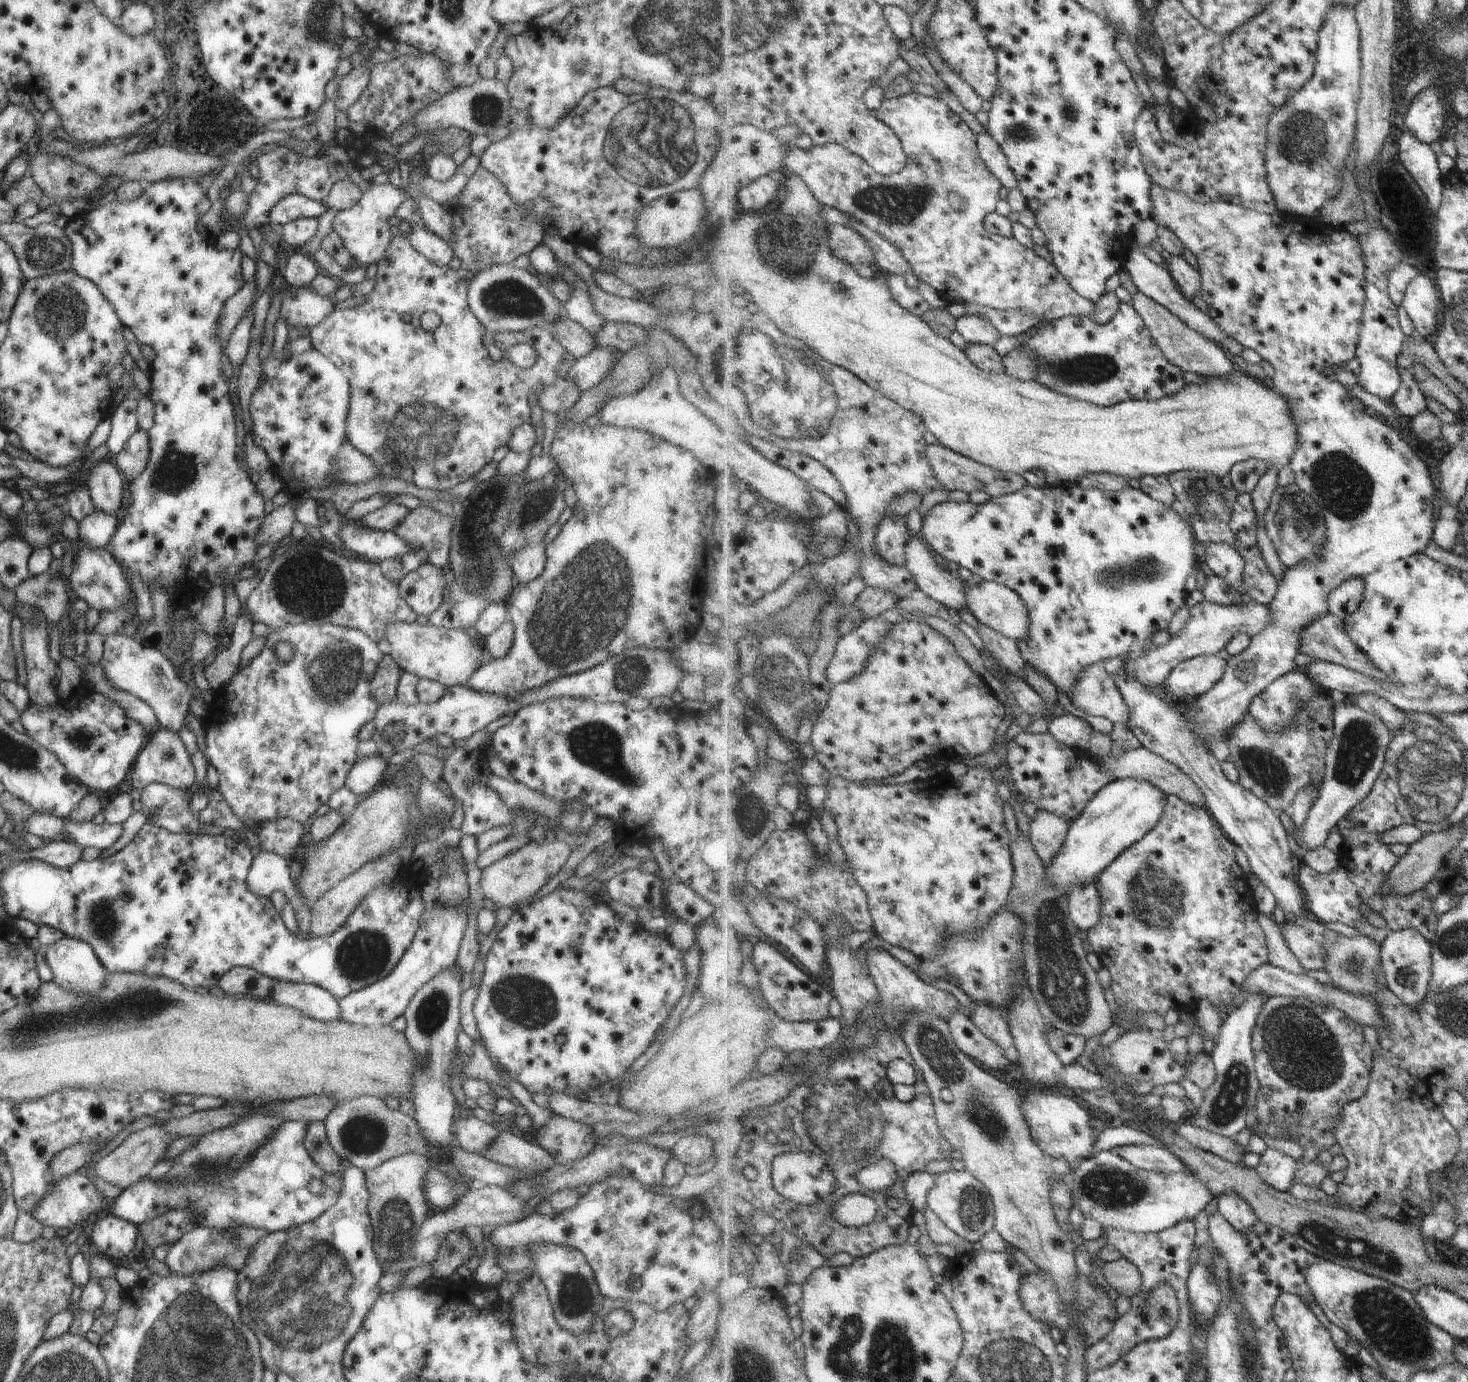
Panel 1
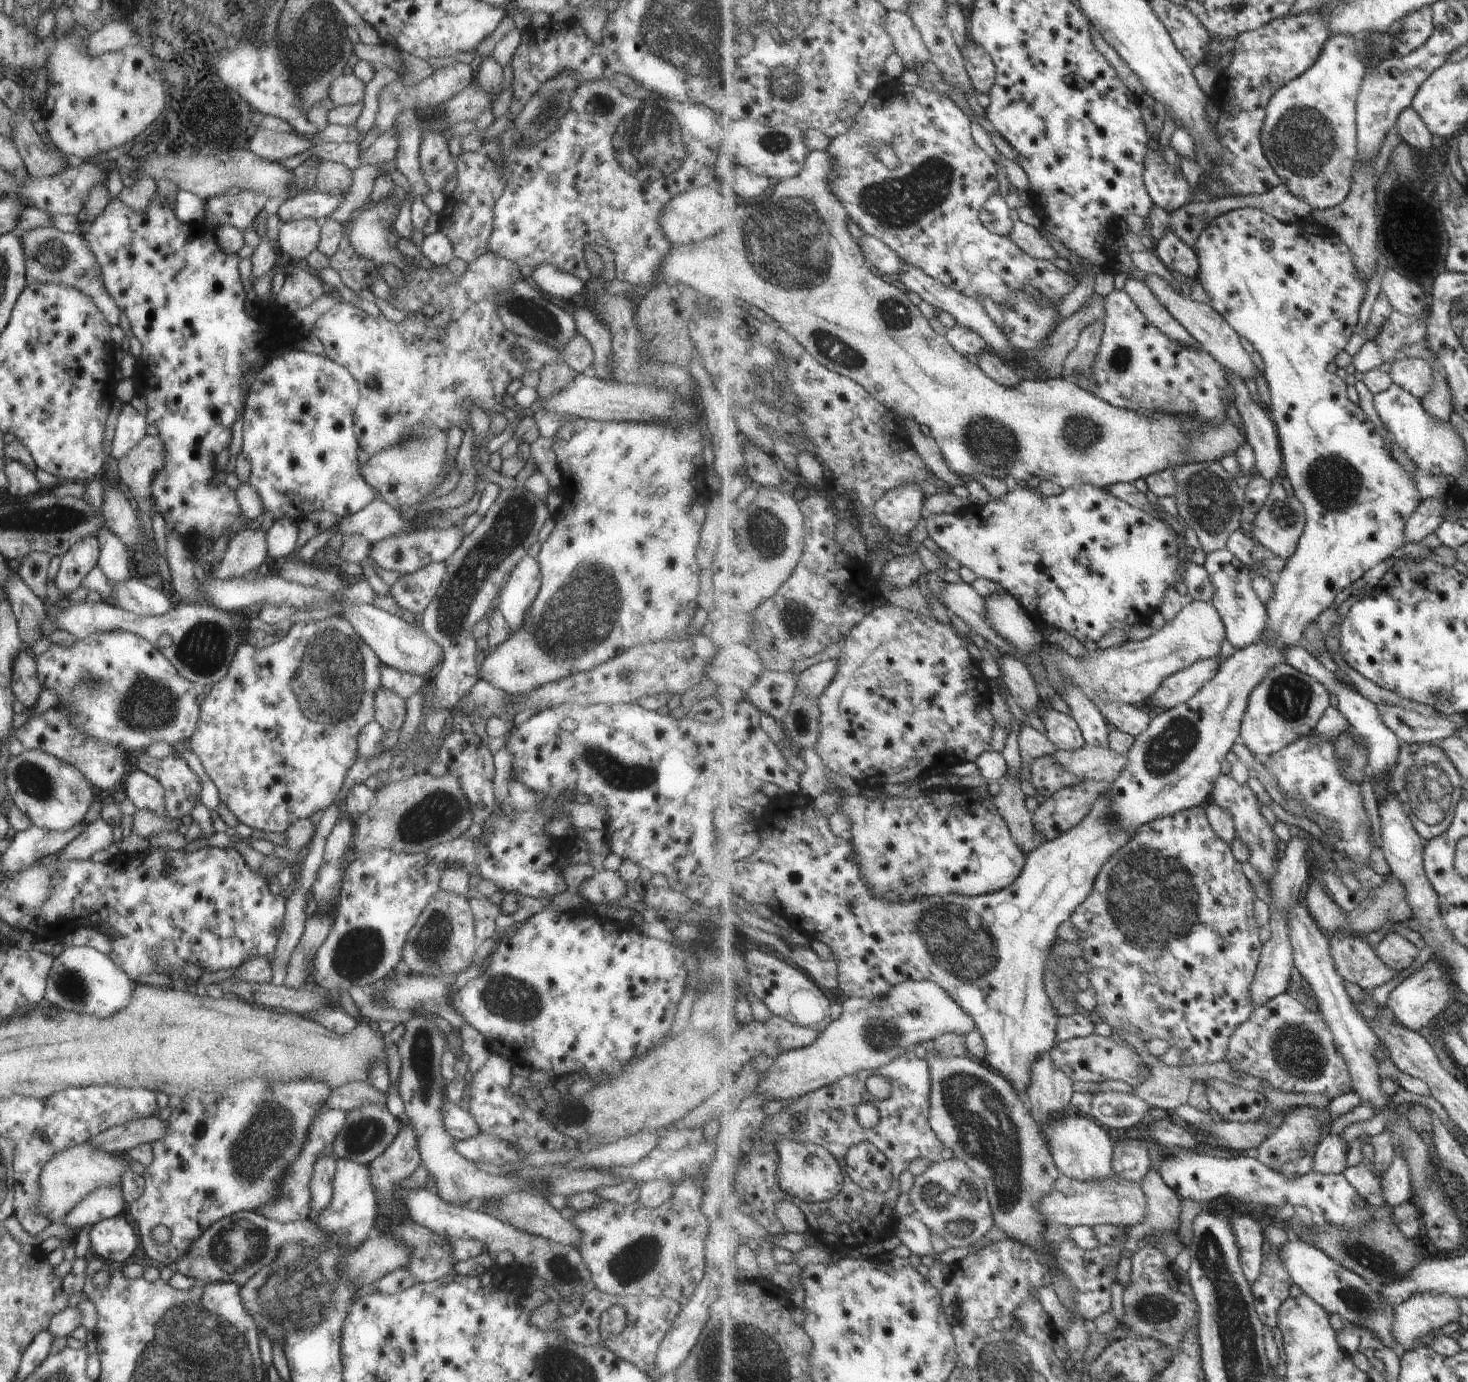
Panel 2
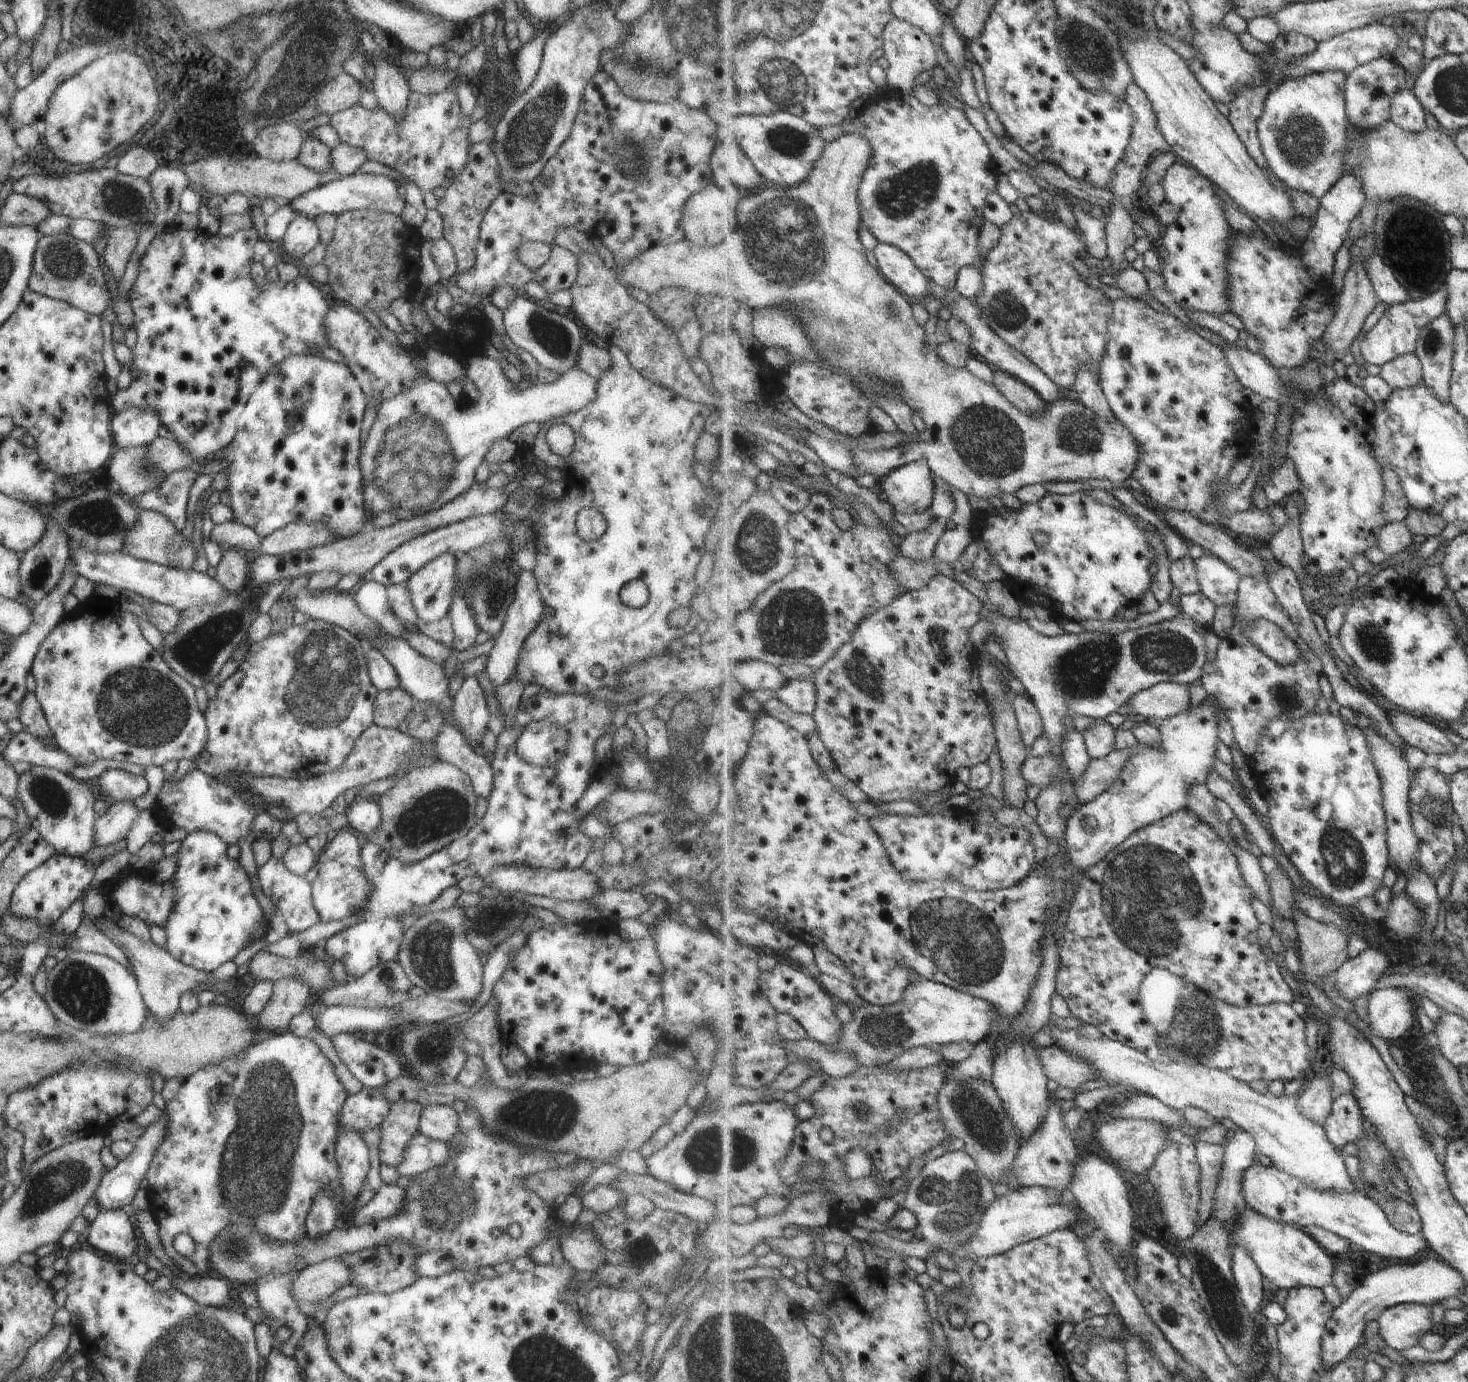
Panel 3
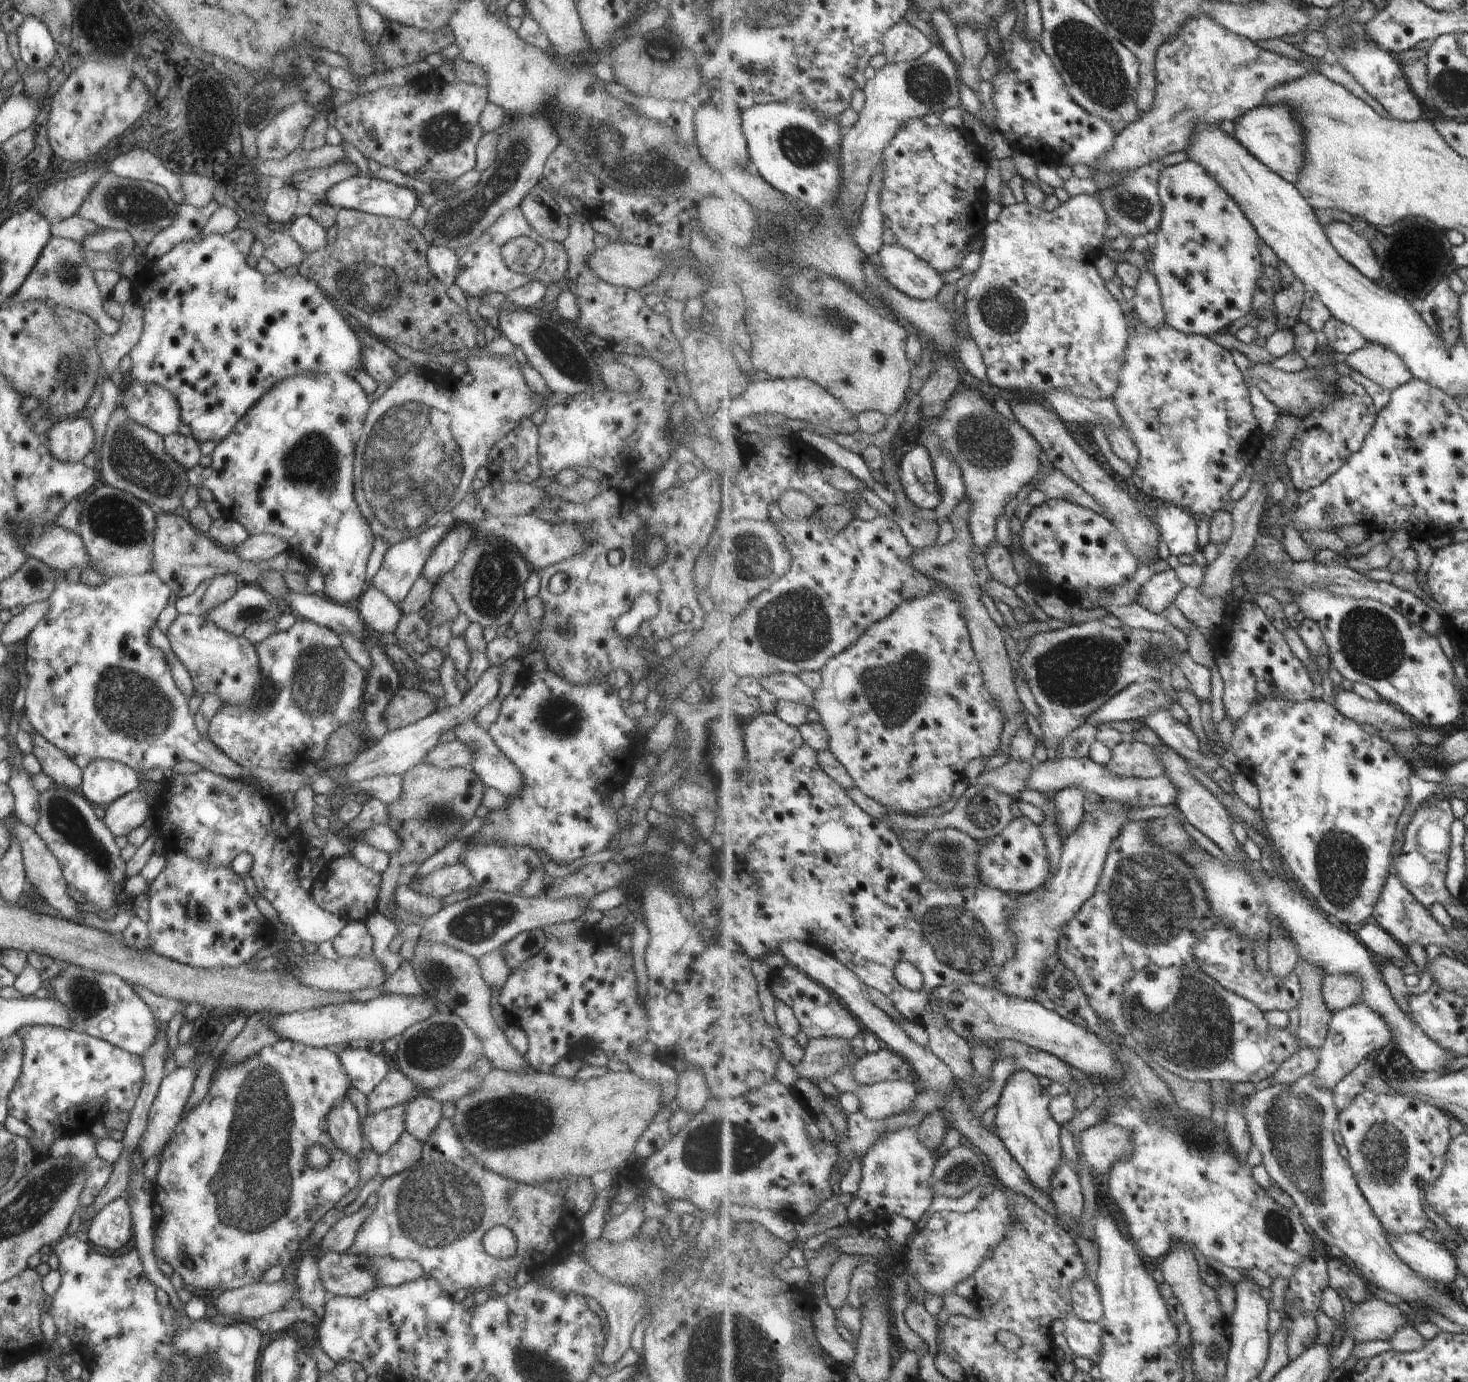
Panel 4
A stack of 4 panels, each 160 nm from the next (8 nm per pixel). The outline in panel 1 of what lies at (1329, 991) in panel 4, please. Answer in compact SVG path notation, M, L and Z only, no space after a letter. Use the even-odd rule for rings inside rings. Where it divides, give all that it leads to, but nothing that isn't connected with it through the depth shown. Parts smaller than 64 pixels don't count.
M1417 930L1390 931L1381 942L1381 962L1386 987L1399 996L1405 1004L1415 1010L1423 1004L1428 996L1429 982L1433 976L1433 957L1431 943Z

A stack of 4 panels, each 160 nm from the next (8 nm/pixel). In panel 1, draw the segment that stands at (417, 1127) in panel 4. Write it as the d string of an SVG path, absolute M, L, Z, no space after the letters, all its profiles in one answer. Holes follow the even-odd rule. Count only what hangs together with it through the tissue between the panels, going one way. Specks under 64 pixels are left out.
M470 1115L458 1118L452 1124L452 1132L457 1147L465 1152L478 1153L489 1146L498 1130Z

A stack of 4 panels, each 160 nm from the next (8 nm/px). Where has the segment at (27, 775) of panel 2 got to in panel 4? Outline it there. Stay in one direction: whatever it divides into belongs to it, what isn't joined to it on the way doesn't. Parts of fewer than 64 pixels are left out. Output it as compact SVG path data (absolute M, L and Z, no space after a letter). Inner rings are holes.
M49 785L38 794L37 822L32 828L54 854L68 884L83 892L85 903L93 903L97 909L107 909L115 901L113 887L124 878L125 863L120 857L120 849L113 841L114 836L97 818L89 802L80 793Z

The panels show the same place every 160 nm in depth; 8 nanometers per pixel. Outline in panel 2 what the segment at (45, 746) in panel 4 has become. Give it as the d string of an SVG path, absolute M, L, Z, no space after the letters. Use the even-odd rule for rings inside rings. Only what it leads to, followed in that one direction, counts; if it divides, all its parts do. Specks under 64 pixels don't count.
M17 652L11 668L11 691L14 699L25 708L33 708L42 690L37 682L35 657L31 653Z

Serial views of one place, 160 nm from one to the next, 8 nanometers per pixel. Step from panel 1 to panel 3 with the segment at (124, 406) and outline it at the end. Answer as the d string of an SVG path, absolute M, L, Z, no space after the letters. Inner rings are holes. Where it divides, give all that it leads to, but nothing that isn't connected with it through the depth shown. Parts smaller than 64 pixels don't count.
M127 407L111 413L110 427L114 447L143 447L157 437L160 420L152 409Z

